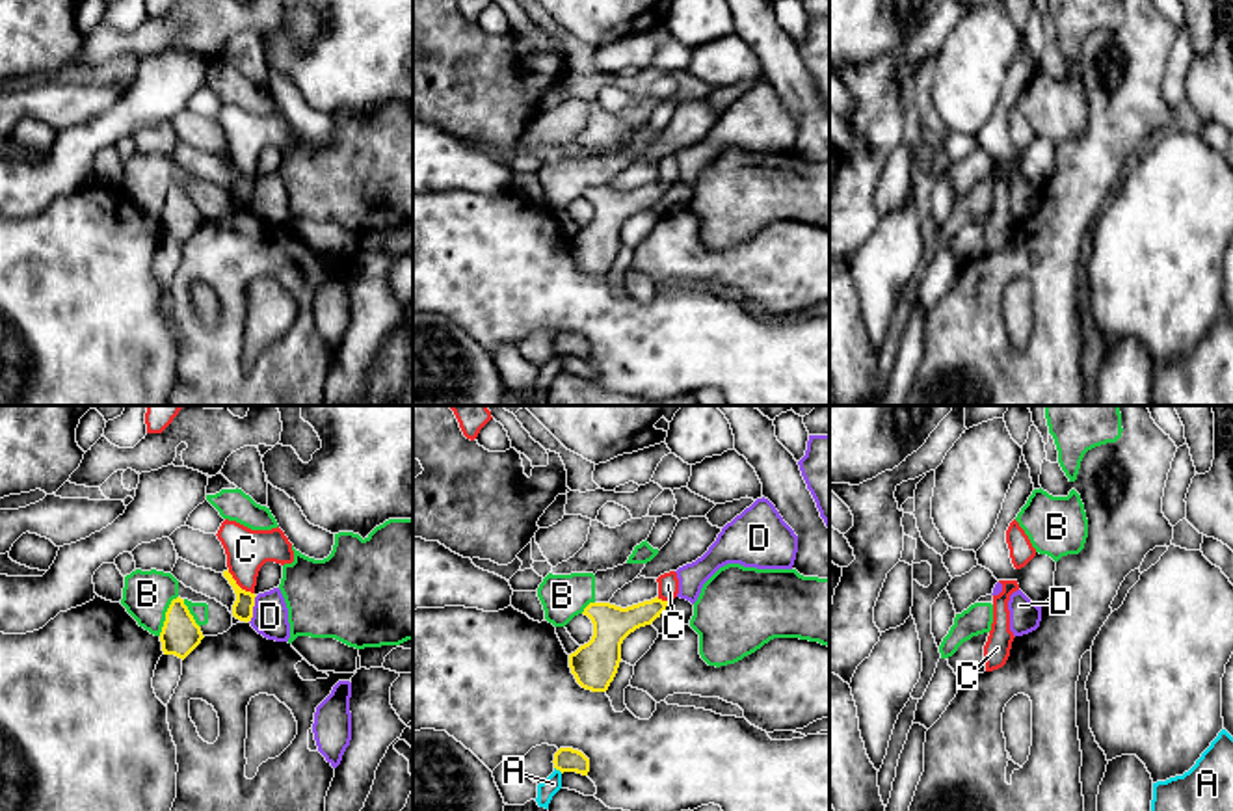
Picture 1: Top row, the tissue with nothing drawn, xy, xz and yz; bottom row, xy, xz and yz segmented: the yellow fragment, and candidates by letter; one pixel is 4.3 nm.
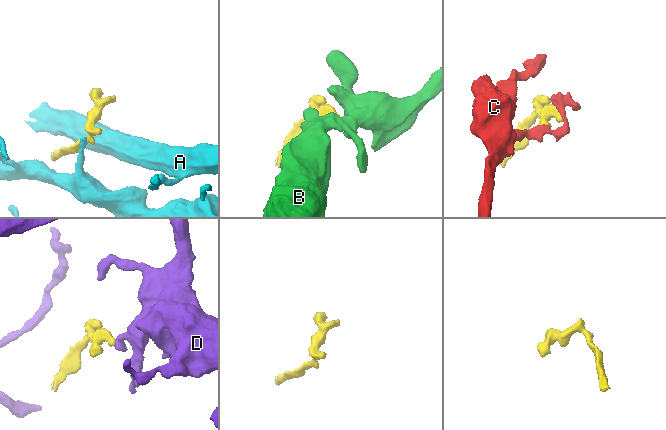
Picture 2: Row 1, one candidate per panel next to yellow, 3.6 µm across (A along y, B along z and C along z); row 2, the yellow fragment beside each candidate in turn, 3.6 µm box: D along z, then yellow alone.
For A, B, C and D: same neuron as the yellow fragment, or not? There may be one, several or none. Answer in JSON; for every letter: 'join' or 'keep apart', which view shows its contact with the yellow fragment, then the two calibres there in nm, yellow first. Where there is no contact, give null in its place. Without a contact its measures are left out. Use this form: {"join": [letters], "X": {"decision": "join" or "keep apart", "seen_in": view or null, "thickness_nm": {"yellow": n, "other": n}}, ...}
{"join": [], "A": {"decision": "keep apart", "seen_in": "xz", "thickness_nm": {"yellow": 110, "other": 80}}, "B": {"decision": "keep apart", "seen_in": "xy", "thickness_nm": {"yellow": 170, "other": 200}}, "C": {"decision": "keep apart", "seen_in": "xy", "thickness_nm": {"yellow": 90, "other": 180}}, "D": {"decision": "keep apart", "seen_in": "xy", "thickness_nm": {"yellow": 90, "other": 160}}}

